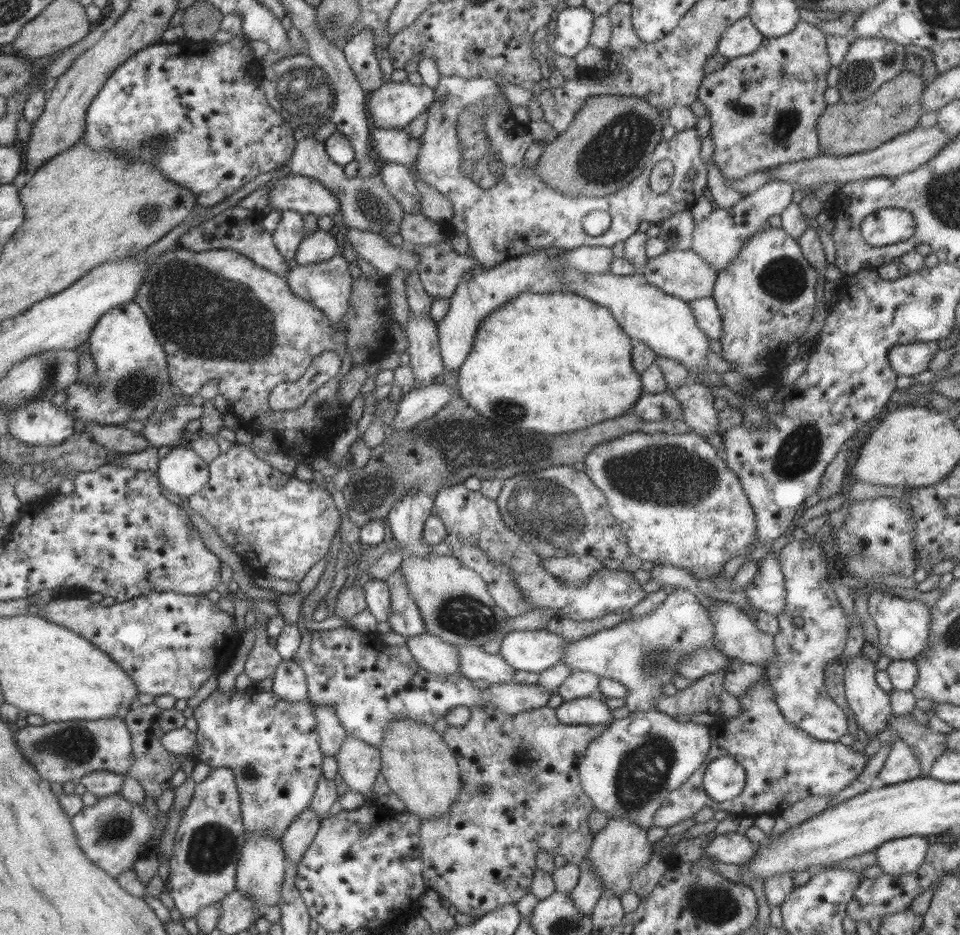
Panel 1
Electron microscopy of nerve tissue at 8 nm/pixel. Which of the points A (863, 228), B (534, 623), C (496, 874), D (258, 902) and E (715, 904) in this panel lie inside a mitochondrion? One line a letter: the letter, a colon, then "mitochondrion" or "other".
A: other
B: other
C: other
D: other
E: mitochondrion

